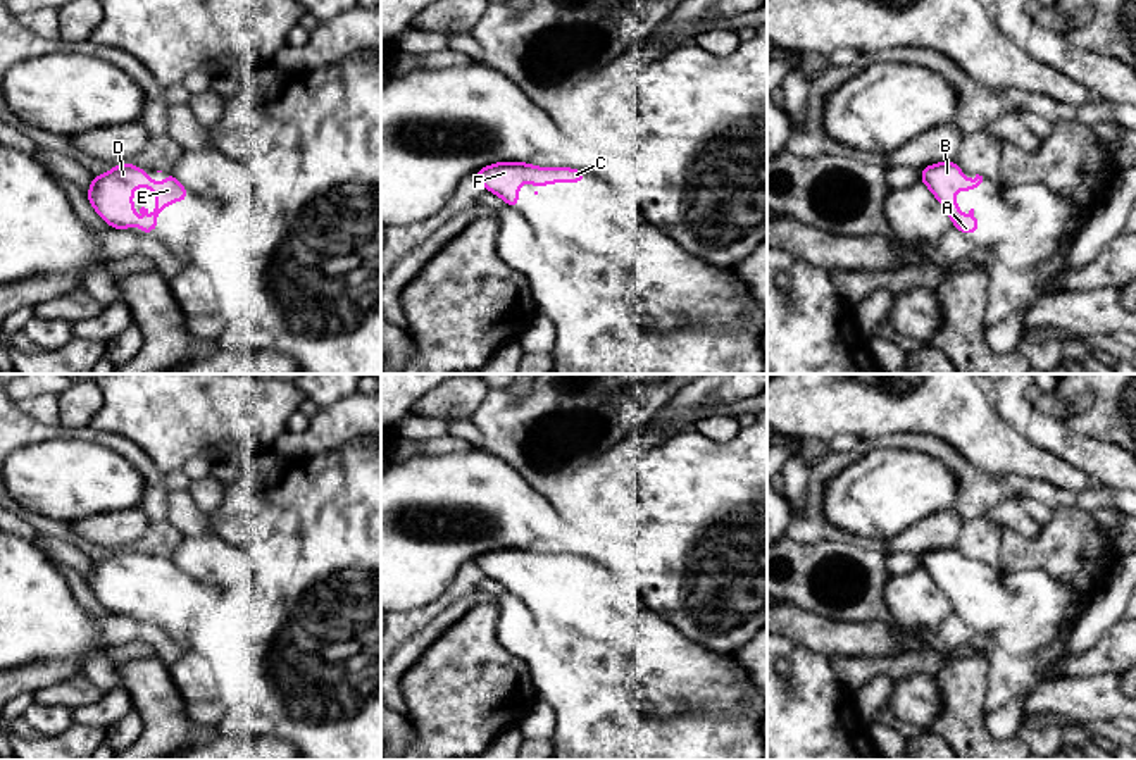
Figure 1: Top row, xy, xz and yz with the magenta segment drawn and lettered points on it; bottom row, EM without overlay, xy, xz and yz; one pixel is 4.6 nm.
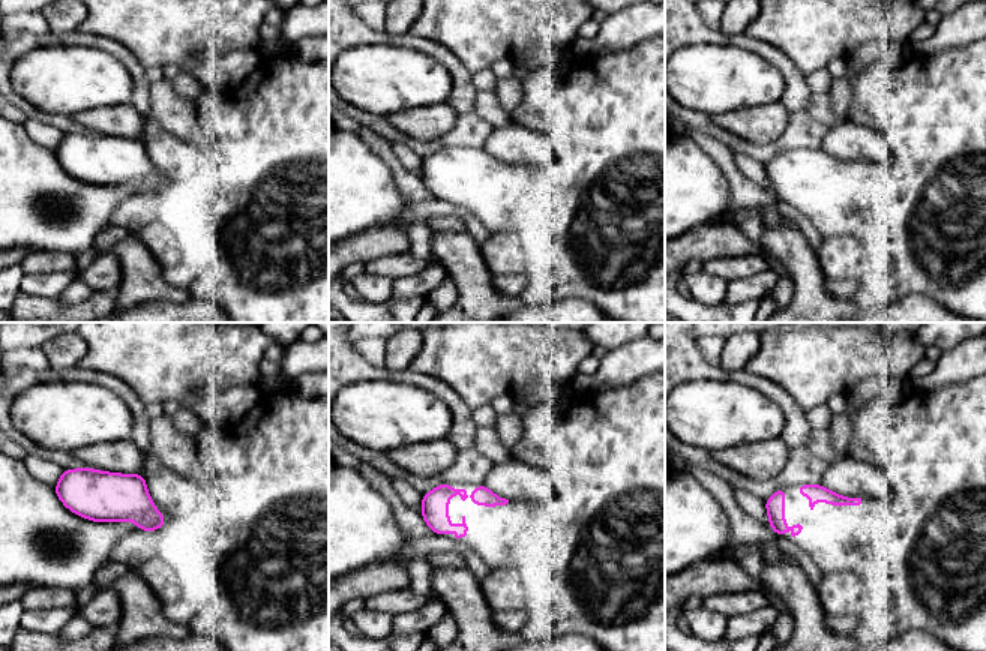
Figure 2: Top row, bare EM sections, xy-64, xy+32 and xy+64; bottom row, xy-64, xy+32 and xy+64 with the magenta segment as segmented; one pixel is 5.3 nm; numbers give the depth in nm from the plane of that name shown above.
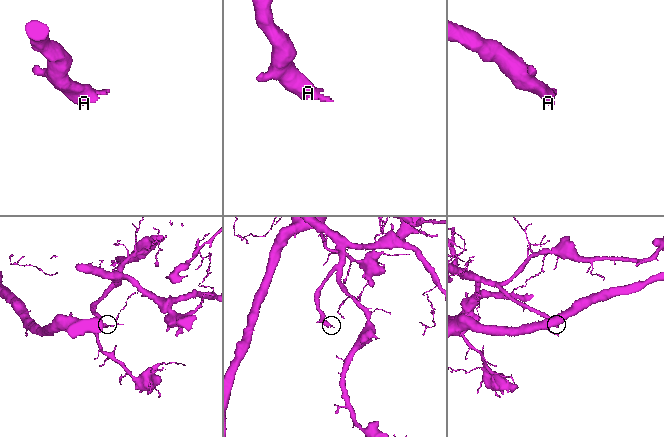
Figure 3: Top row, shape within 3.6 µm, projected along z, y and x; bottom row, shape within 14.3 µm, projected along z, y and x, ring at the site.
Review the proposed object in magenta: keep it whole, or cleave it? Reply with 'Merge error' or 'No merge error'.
No merge error

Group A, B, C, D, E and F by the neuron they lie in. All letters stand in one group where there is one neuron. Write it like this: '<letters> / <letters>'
A B C D E F

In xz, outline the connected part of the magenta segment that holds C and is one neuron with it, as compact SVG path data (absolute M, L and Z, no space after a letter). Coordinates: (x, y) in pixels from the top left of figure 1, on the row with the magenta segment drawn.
M496 162L477 169L474 178L486 191L498 195L514 210L519 209L519 179L524 178L527 188L538 183L545 188L550 183L584 183L588 172L571 167L536 167L526 162Z

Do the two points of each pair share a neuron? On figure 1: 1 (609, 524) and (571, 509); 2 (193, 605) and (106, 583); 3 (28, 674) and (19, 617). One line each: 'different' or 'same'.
1: same
2: same
3: different

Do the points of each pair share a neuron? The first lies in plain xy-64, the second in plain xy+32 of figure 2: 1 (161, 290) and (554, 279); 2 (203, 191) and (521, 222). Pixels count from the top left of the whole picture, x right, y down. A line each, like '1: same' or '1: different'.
1: different
2: same

